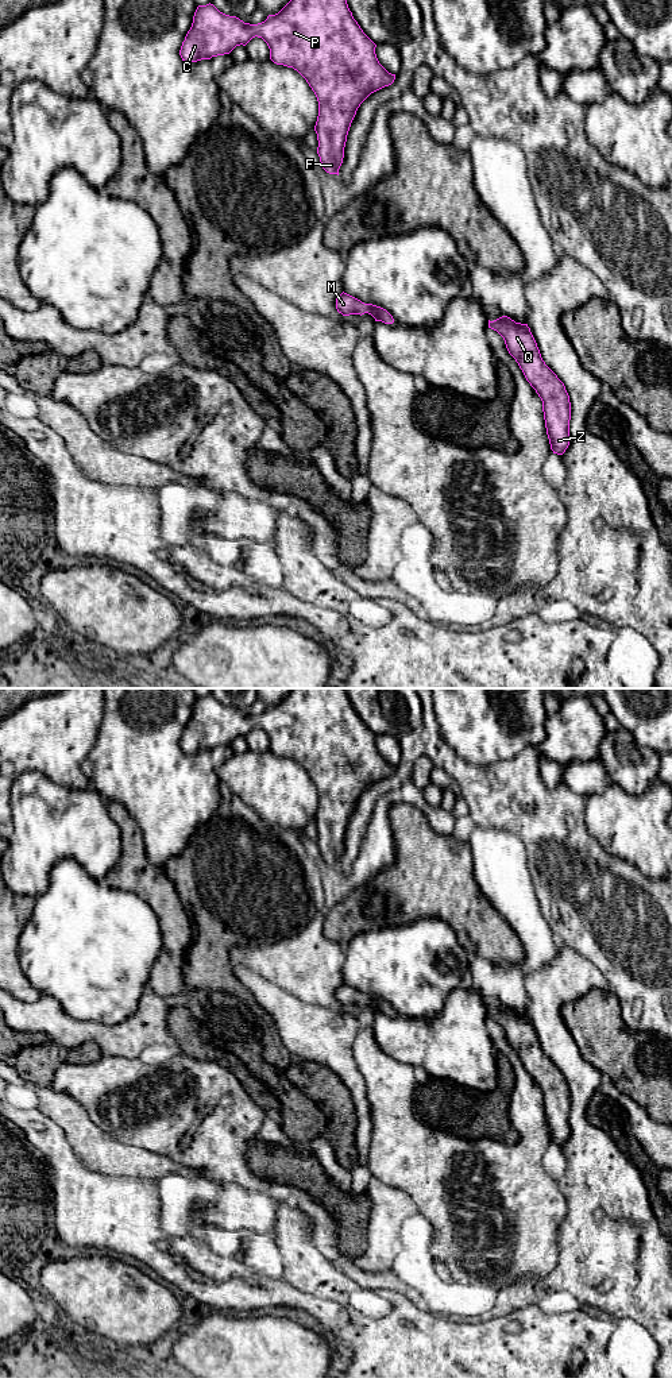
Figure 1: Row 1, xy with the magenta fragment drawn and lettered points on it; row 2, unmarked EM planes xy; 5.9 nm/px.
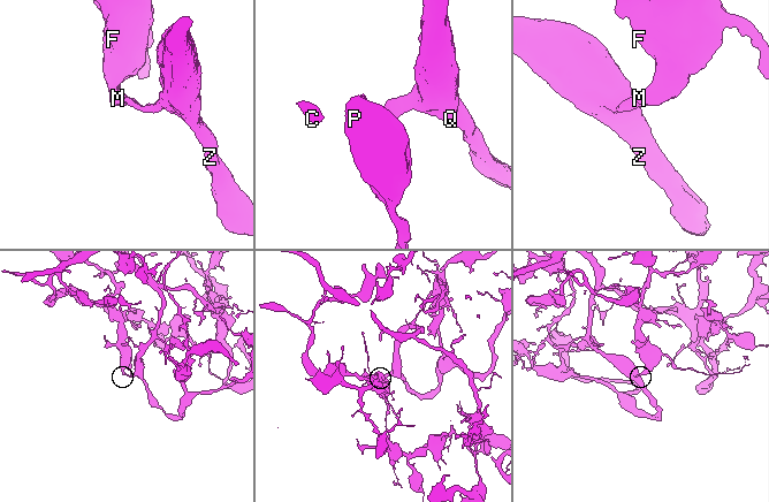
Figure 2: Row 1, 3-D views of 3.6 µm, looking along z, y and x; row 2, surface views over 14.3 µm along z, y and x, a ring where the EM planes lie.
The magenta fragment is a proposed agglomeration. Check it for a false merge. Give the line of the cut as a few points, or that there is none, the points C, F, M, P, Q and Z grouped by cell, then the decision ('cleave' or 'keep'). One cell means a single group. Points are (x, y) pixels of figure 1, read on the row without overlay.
cut none; groups C F M P Q Z; keep

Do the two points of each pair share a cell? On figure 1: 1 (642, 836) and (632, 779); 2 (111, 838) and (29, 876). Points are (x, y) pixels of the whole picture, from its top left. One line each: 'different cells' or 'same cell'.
1: different cells
2: same cell

